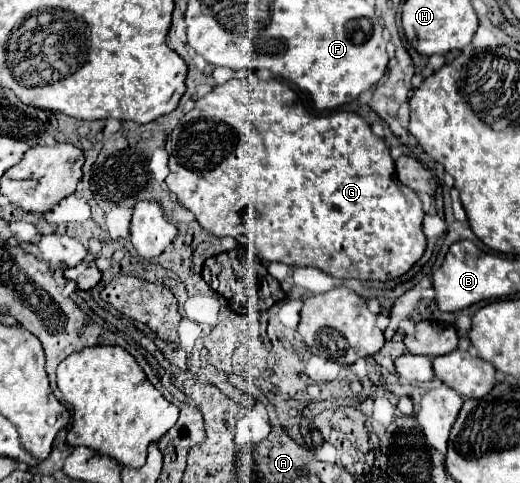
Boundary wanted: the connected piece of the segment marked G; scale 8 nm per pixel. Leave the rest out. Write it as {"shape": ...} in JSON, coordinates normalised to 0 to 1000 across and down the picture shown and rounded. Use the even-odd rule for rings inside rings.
{"shape":[[[483,153],[479,161],[448,161],[425,178],[413,178],[398,199],[383,203],[375,211],[375,224],[367,232],[360,232],[352,240],[352,248],[337,261],[337,269],[325,277],[321,286],[321,315],[325,315],[325,364],[317,373],[321,389],[340,406],[340,418],[348,427],[356,427],[360,435],[367,435],[379,451],[379,460],[398,472],[402,480],[410,480],[413,489],[448,489],[463,509],[471,509],[475,518],[488,518],[496,534],[510,542],[544,542],[552,551],[606,551],[644,576],[694,576],[694,580],[752,580],[752,576],[767,576],[775,571],[817,522],[817,484],[813,484],[813,422],[802,406],[802,398],[794,398],[790,389],[775,385],[771,377],[763,377],[760,369],[760,335],[748,319],[744,298],[737,294],[737,286],[721,282],[710,265],[710,257],[683,232],[660,232],[660,228],[644,228],[644,232],[629,232],[629,236],[606,236],[587,228],[579,215],[548,215],[548,174],[537,166],[502,166],[490,153]],[[467,427],[487,427],[487,431],[506,431],[506,427],[521,427],[521,476],[517,476],[517,493],[513,493],[513,451],[506,451],[506,443],[471,443]],[[467,464],[471,472],[494,476],[494,484],[475,484],[467,480]]]}

